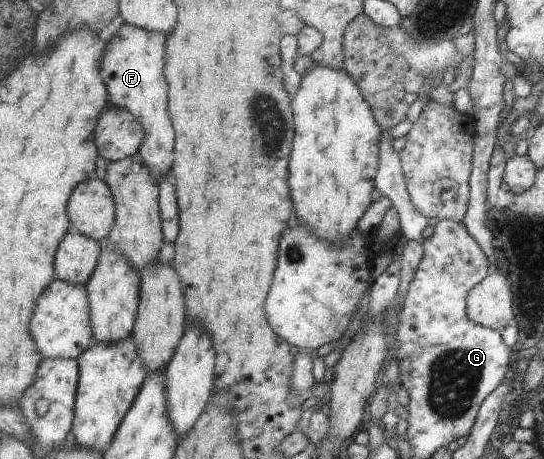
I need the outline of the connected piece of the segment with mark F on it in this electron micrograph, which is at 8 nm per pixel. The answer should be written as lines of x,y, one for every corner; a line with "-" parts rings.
123,21
117,25
115,35
111,36
110,52
104,58
104,82
108,84
110,90
111,104
124,108
128,112
132,112
136,118
140,118
144,122
144,128
147,132
147,138
141,148
141,156
144,164
148,164
148,168
152,168
152,173
158,178
160,176
168,176
174,167
174,154
176,154
176,130
172,128
172,118
168,112
168,80
164,74
166,68
166,50
167,39
160,32
146,32
144,28
132,26

